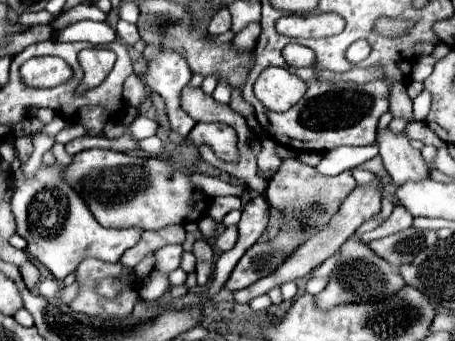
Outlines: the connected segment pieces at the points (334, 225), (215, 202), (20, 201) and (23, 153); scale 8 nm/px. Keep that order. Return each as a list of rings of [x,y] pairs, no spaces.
[[[358,185],[358,187],[346,197],[346,201],[340,205],[340,209],[336,211],[334,219],[330,219],[328,227],[316,231],[298,251],[294,251],[294,255],[290,255],[290,257],[282,263],[282,267],[278,267],[278,271],[274,271],[272,275],[260,279],[258,283],[254,283],[254,285],[250,285],[250,287],[246,287],[246,289],[234,291],[234,301],[236,301],[236,303],[250,303],[254,297],[264,295],[264,293],[268,293],[270,289],[274,289],[274,287],[278,287],[278,285],[284,285],[284,283],[288,283],[288,281],[296,281],[296,279],[300,279],[300,277],[306,277],[312,269],[316,269],[316,265],[322,265],[330,255],[334,255],[334,253],[342,247],[342,243],[344,243],[362,223],[366,223],[368,219],[374,219],[374,217],[380,213],[380,197],[382,197],[380,191],[374,191],[374,189],[368,187],[368,185]]]
[[[214,197],[208,208],[208,215],[216,223],[220,223],[222,217],[228,215],[230,211],[234,211],[234,209],[240,209],[240,197]]]
[[[42,165],[34,177],[24,177],[24,173],[16,167],[16,187],[12,197],[12,213],[16,217],[16,233],[28,241],[28,251],[40,259],[58,281],[62,281],[68,273],[72,273],[80,261],[86,257],[98,257],[108,263],[120,261],[126,249],[134,247],[140,241],[142,229],[106,229],[102,227],[86,201],[78,191],[70,187],[70,183],[62,175],[62,167]]]
[[[28,135],[18,137],[18,139],[14,141],[14,145],[16,145],[16,151],[18,151],[20,163],[26,163],[28,157],[32,155],[32,151],[34,151],[34,147],[32,147],[32,137],[28,137]]]

